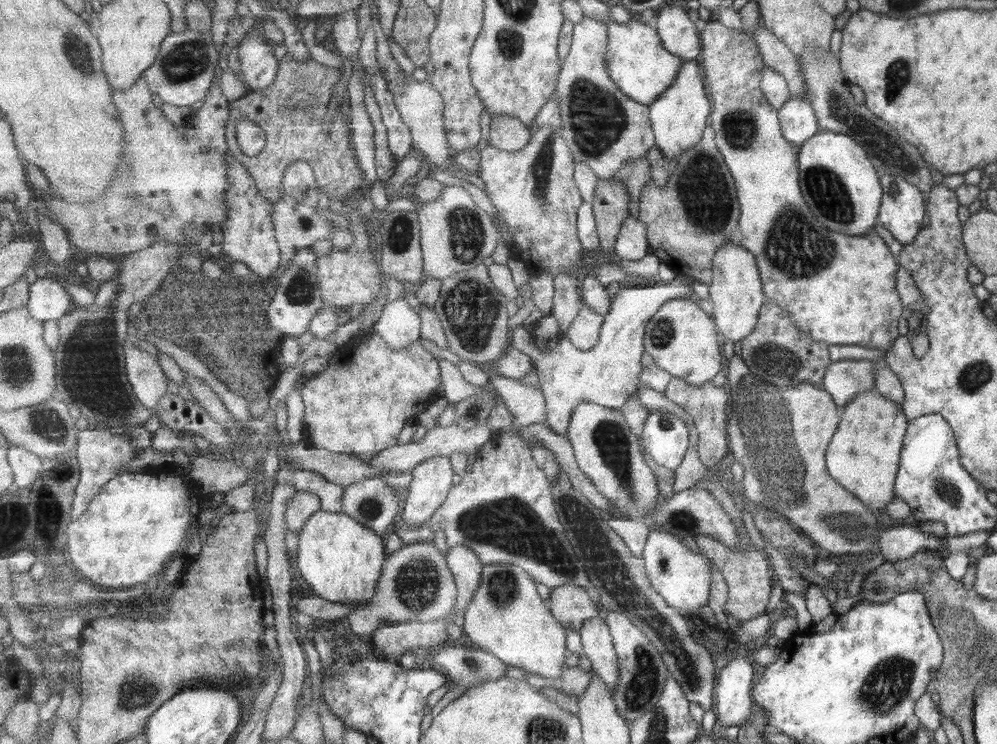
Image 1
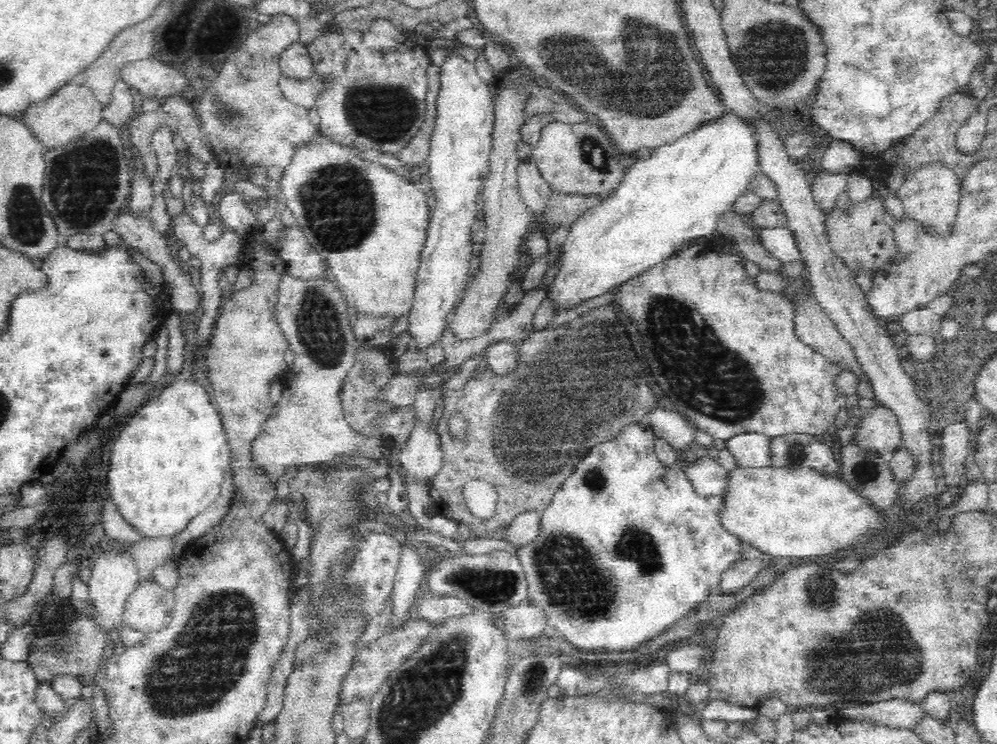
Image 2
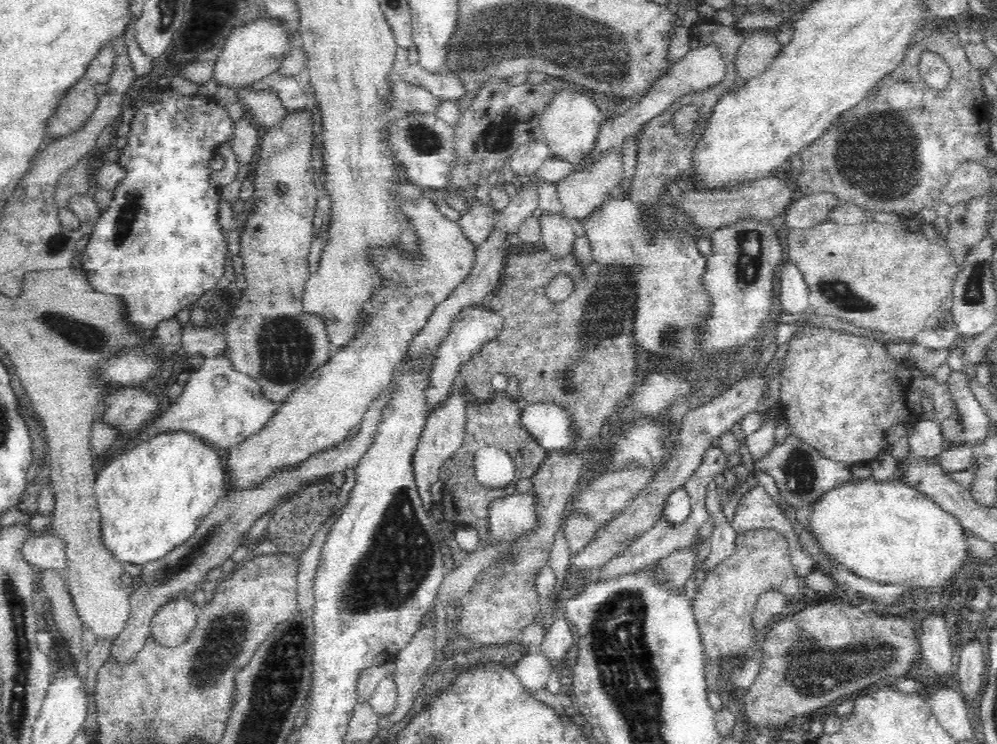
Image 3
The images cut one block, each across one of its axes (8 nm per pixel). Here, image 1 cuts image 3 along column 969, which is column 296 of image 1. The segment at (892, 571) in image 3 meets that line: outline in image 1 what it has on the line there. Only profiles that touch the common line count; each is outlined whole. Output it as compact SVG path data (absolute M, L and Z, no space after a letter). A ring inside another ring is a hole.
M319 510L307 520L299 534L299 554L294 559L296 570L311 587L313 594L340 603L363 603L377 594L377 583L383 575L388 552L385 541L372 528L356 521L344 512L327 512Z

